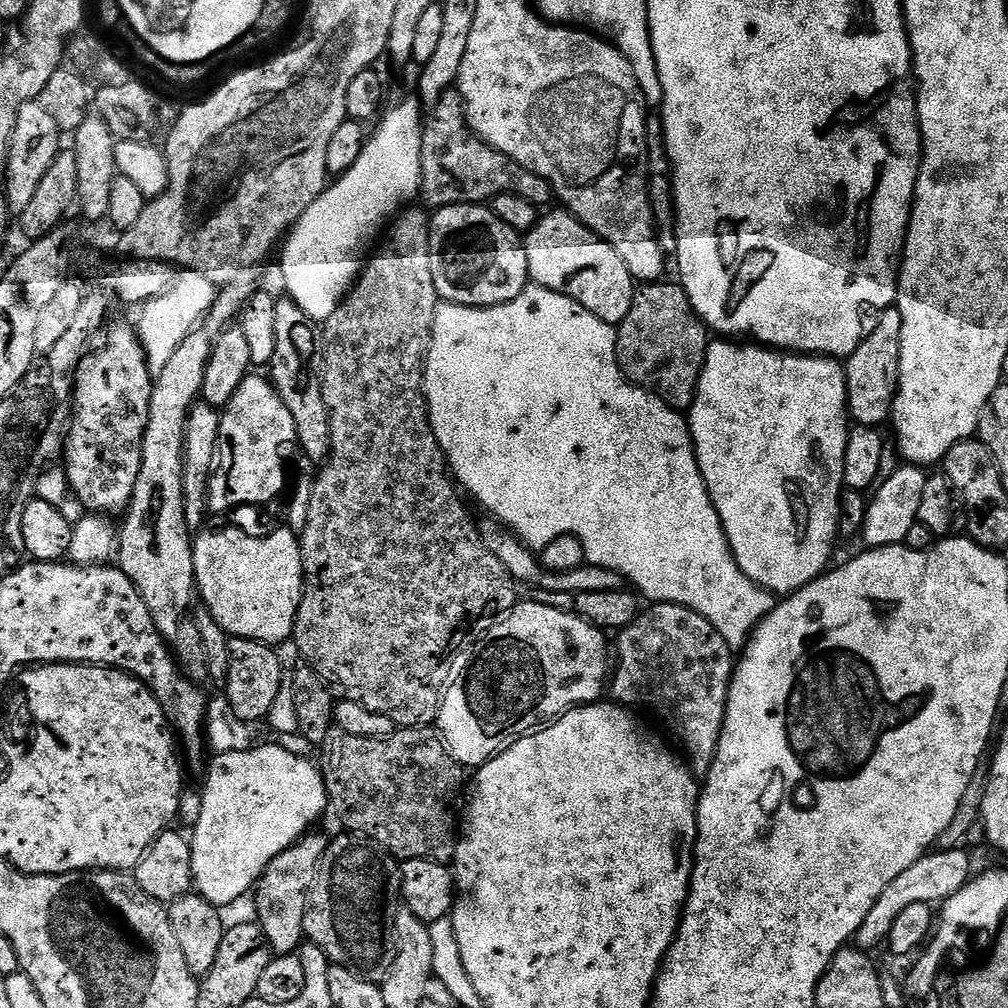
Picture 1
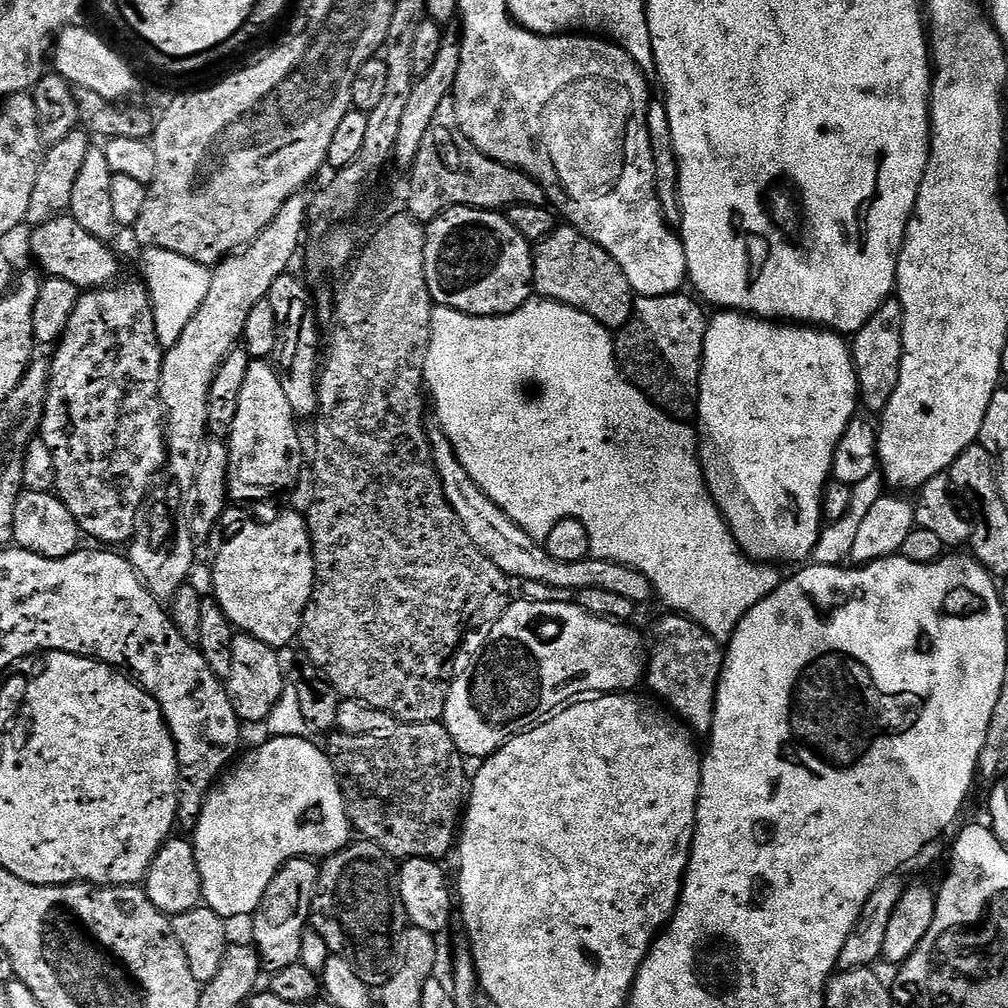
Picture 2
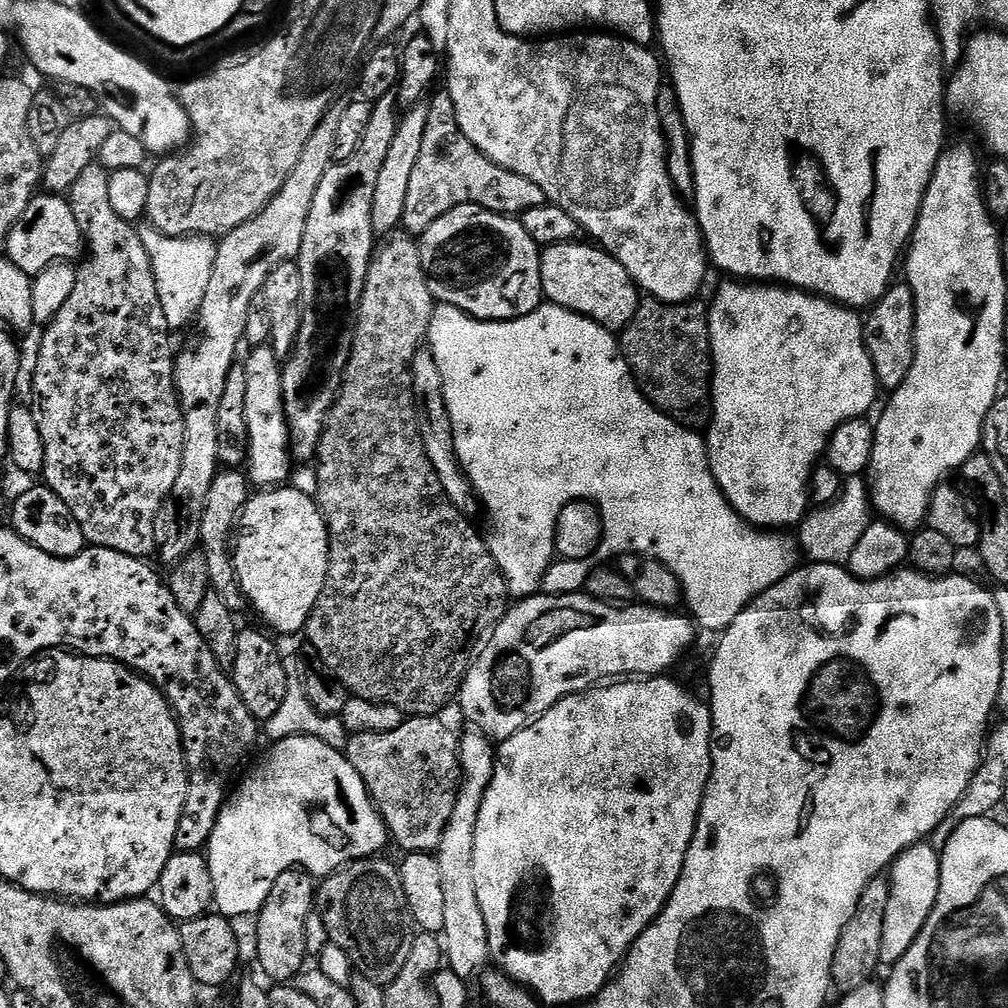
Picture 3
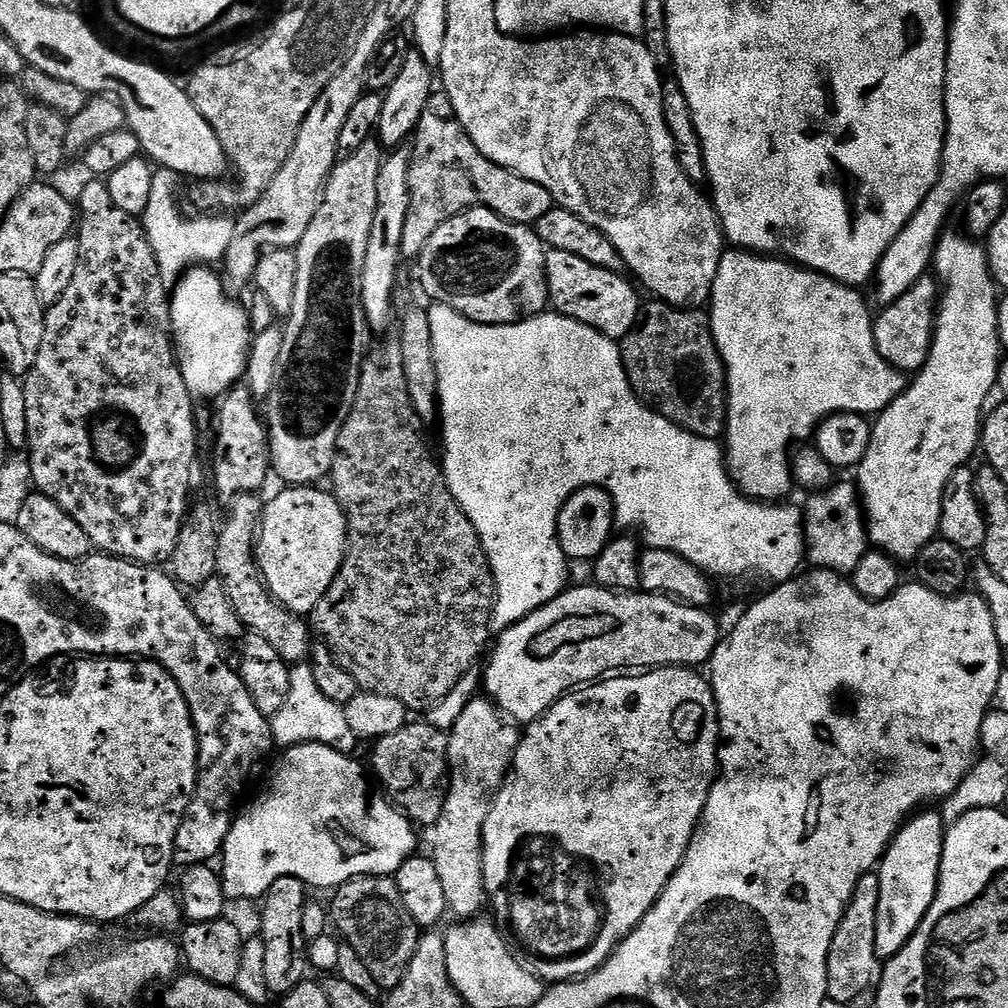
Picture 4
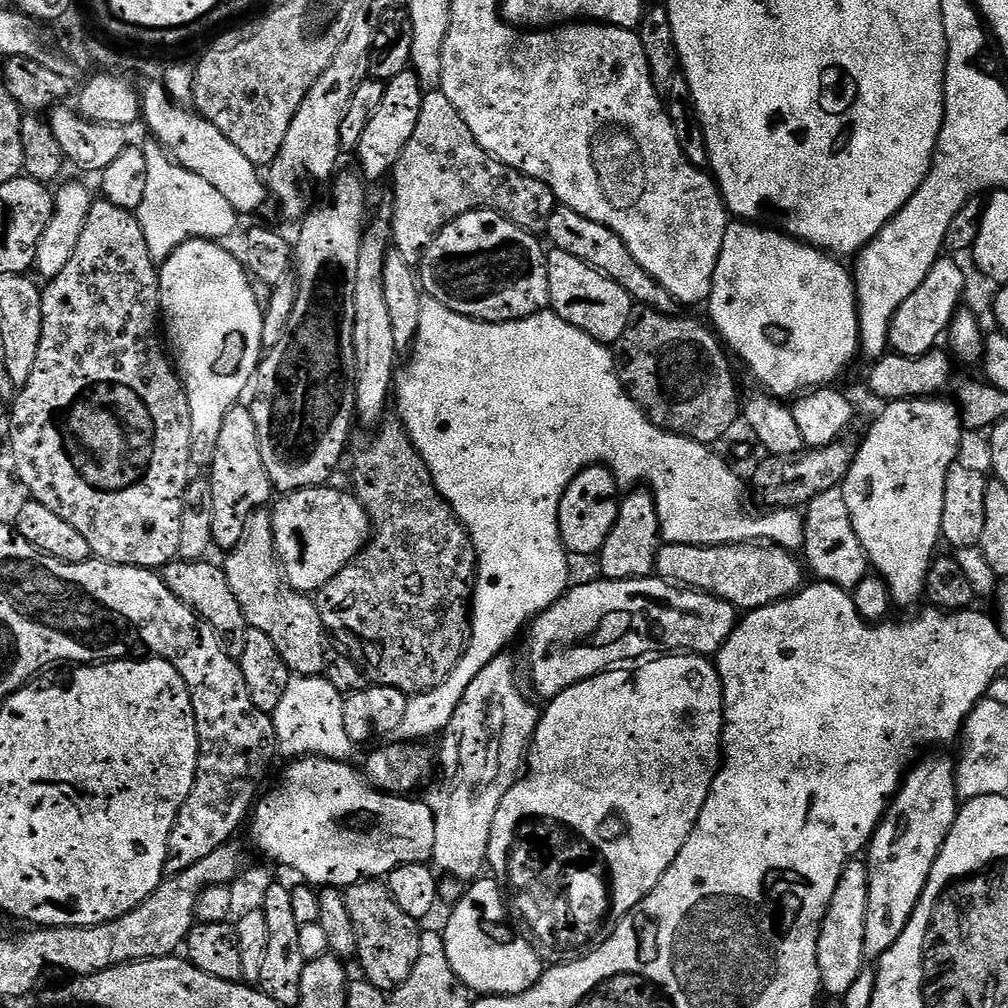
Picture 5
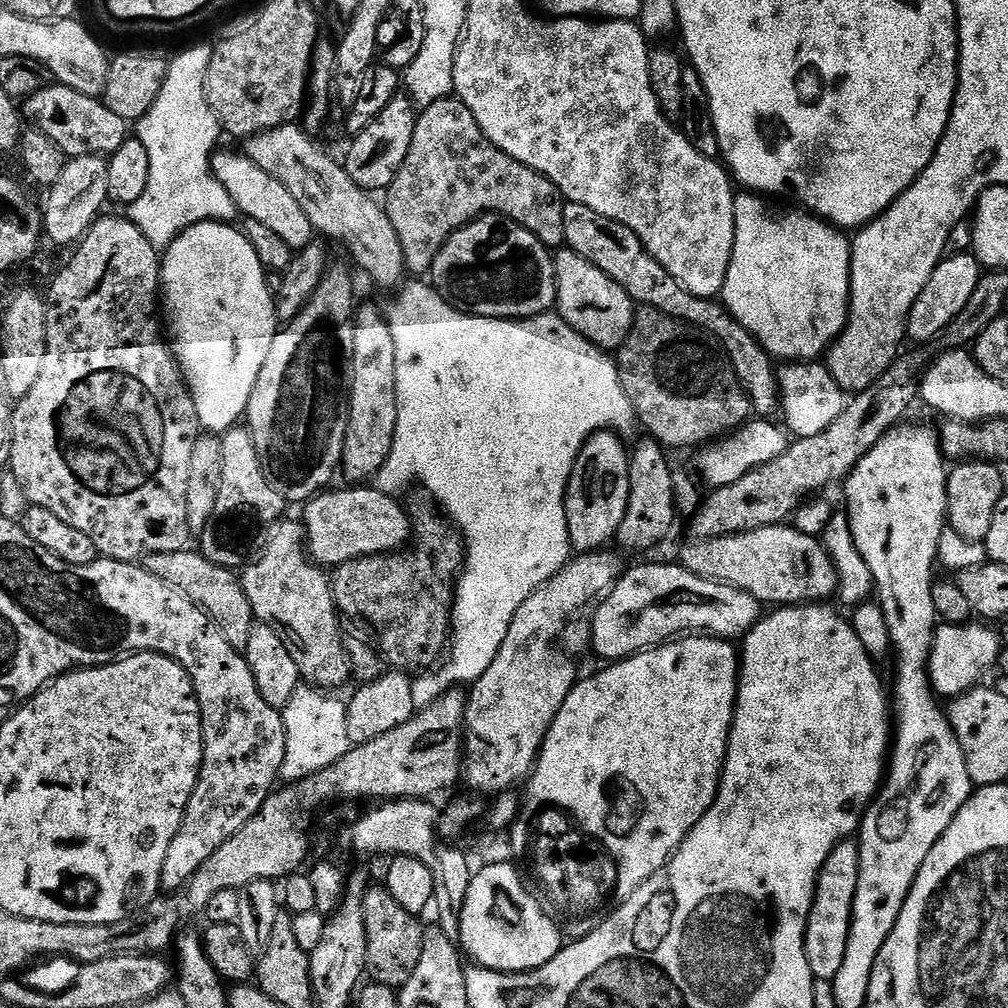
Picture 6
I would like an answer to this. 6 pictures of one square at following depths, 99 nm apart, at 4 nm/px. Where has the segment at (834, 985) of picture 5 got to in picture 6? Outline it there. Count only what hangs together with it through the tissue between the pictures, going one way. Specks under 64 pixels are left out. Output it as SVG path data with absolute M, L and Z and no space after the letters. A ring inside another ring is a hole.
M855 839L844 840L833 852L820 871L816 883L816 898L812 901L812 912L808 916L808 929L804 935L806 962L810 962L812 978L833 980L846 959L846 944L850 938L854 894L858 890L858 866L860 846Z

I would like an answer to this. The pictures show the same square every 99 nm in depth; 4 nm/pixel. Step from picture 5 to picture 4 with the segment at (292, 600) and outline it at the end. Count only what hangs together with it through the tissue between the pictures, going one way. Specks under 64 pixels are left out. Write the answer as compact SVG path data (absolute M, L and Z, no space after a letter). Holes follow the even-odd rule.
M247 492L241 496L231 497L228 517L223 517L219 525L220 537L216 551L216 576L224 583L226 594L230 598L230 606L238 614L248 632L256 632L288 665L305 663L314 647L314 636L309 625L296 613L284 608L268 592L260 569L256 566L256 538L258 535L258 517L263 513L265 501L255 492Z

